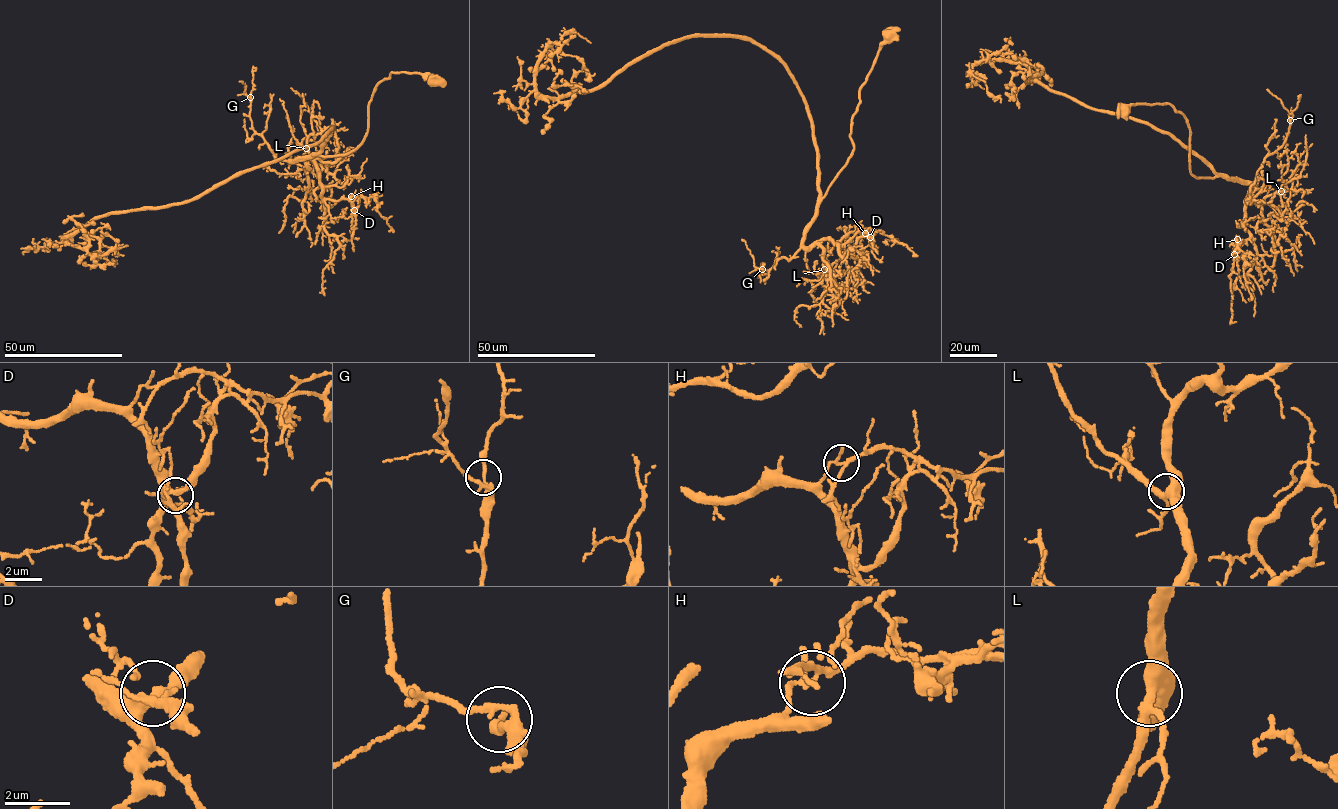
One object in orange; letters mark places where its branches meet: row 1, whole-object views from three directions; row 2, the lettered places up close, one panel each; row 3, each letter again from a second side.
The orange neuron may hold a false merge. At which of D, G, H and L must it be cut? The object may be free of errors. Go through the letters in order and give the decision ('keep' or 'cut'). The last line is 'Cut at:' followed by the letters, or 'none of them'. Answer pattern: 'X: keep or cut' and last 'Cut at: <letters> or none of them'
D: keep
G: keep
H: cut
L: keep
Cut at: H

